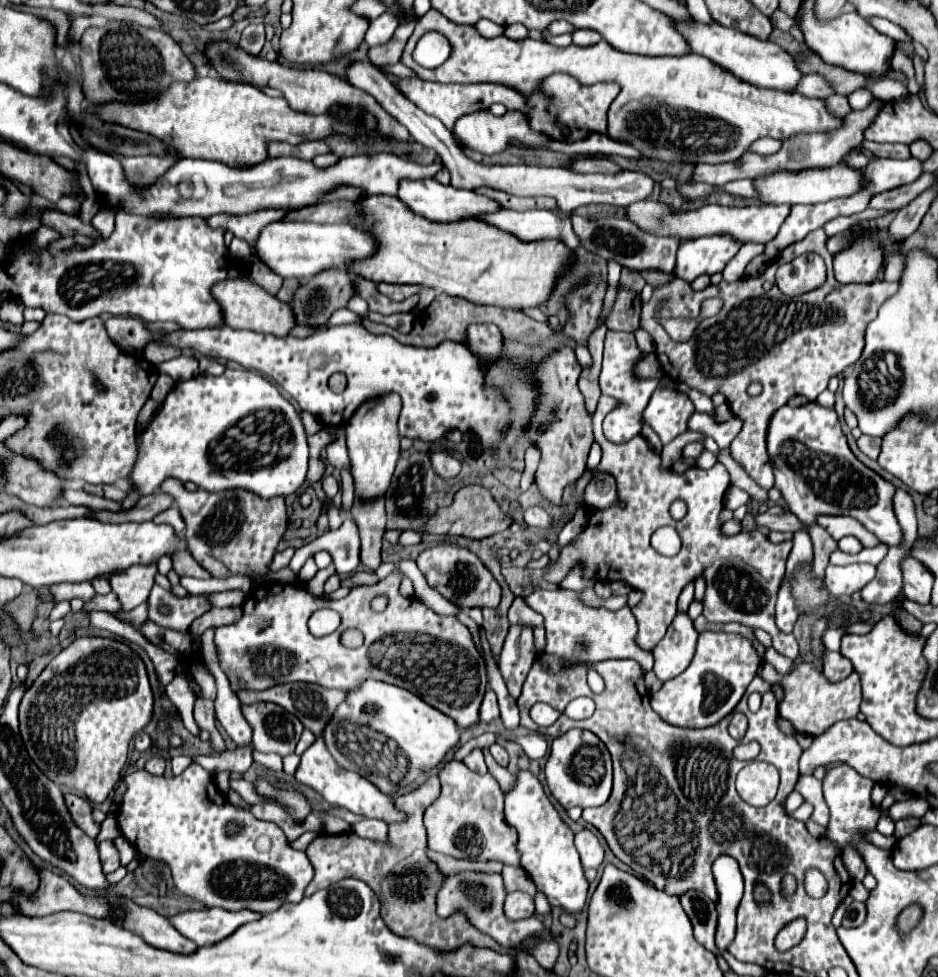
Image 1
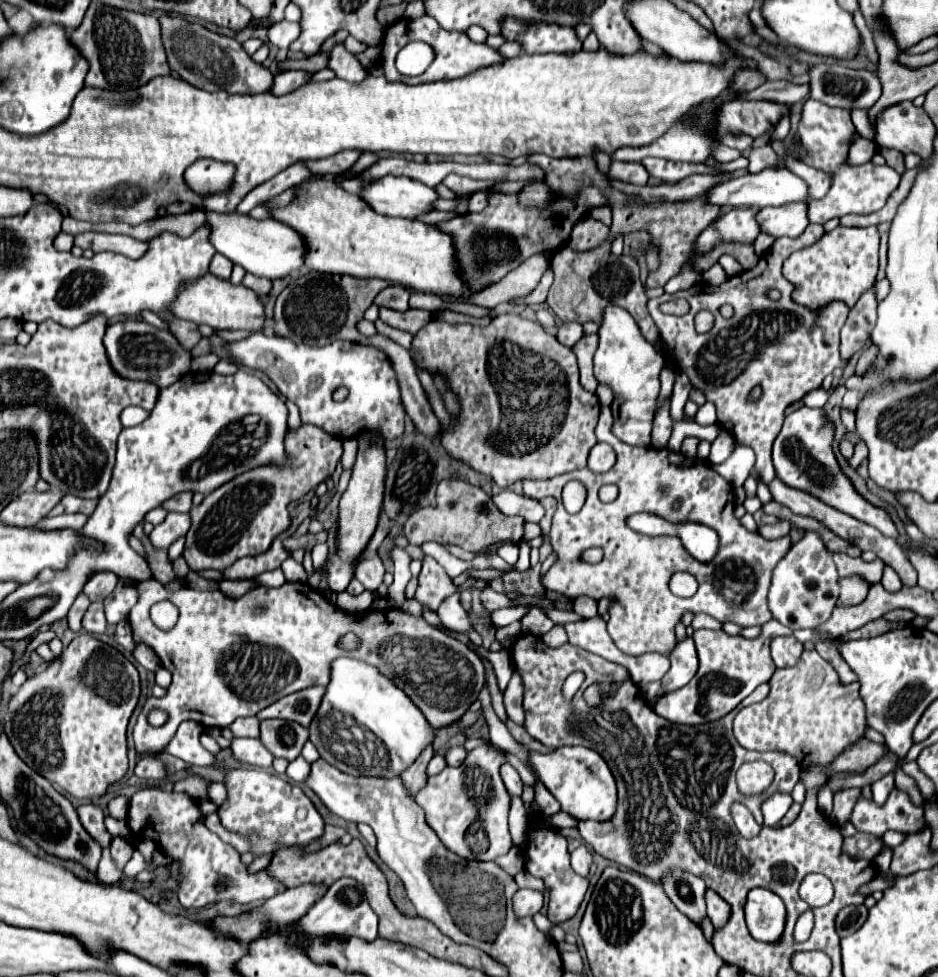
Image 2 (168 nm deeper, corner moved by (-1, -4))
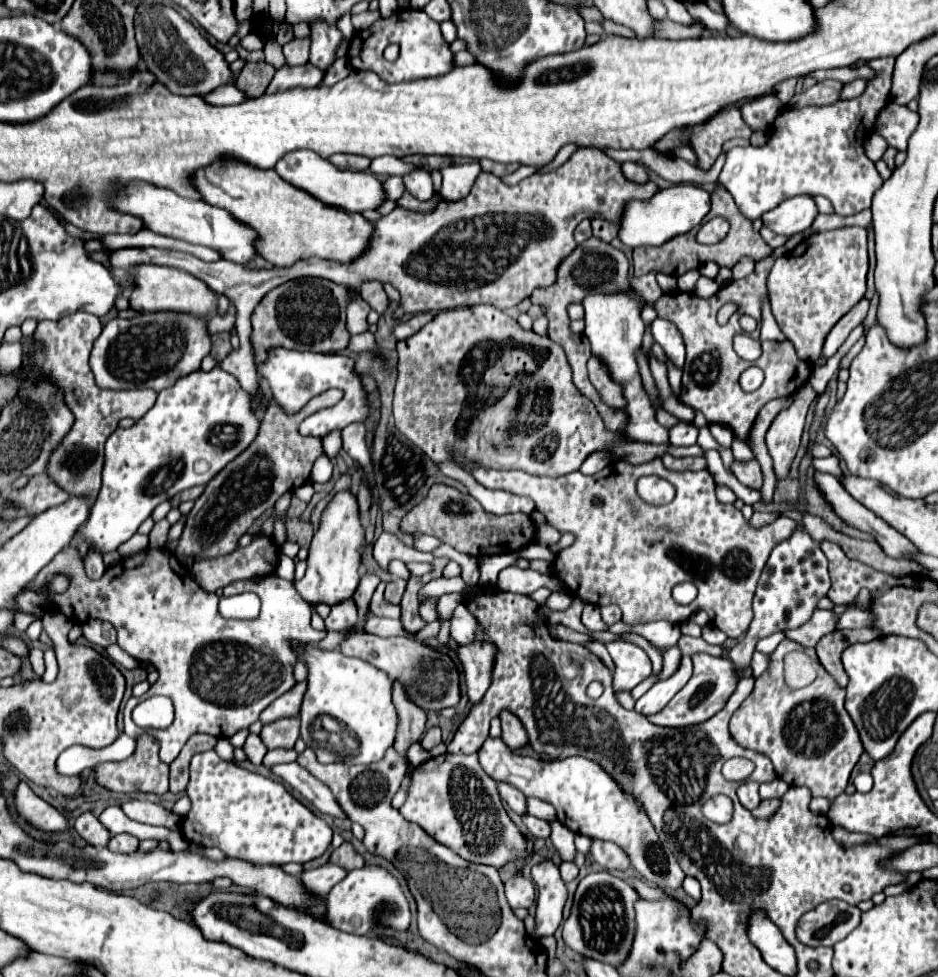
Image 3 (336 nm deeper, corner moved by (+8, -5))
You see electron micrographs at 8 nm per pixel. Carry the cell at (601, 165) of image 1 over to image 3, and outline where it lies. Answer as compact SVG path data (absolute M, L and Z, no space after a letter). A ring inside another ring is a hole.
M627 161L627 163L621 163L623 167L623 173L627 179L635 181L635 183L647 183L649 181L649 175L647 175L647 169L641 165L641 163L633 163L633 161Z

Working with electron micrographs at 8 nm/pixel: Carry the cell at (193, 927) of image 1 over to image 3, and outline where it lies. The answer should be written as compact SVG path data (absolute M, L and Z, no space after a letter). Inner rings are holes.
M327 863L327 865L319 867L319 869L305 871L301 875L301 879L303 879L303 885L311 893L315 893L315 895L327 895L331 891L331 887L337 885L345 875L347 875L347 869L343 869L341 865Z

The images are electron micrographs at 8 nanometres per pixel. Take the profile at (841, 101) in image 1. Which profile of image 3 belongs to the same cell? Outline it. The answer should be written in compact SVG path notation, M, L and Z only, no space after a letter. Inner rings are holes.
M873 59L867 65L877 75L875 75L875 79L867 81L863 95L849 99L849 101L823 105L823 107L817 107L817 105L799 107L799 109L787 107L777 115L779 119L769 129L769 139L765 145L761 145L761 147L733 147L731 149L731 153L725 157L725 165L723 165L723 171L719 175L719 181L735 197L739 211L747 219L755 221L757 217L761 217L769 209L777 207L787 197L795 197L795 195L823 195L833 203L837 215L855 215L855 213L871 207L871 199L873 199L875 191L883 185L883 179L877 173L875 163L865 155L863 143L865 143L865 137L875 129L877 117L889 101L895 59Z

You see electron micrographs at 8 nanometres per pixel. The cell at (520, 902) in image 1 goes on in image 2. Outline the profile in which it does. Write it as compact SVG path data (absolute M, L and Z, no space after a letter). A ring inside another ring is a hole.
M518 890L512 898L514 902L514 914L518 918L524 918L524 916L534 916L536 912L540 912L542 908L542 894L536 892L536 890Z

